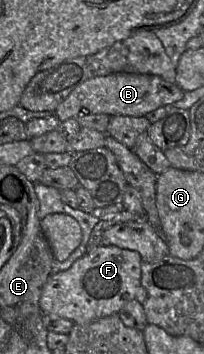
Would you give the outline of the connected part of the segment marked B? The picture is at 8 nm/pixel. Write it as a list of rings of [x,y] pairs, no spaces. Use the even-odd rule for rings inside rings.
[[[116,72],[87,79],[77,85],[57,106],[53,114],[60,122],[80,114],[107,114],[109,116],[145,116],[147,113],[179,101],[184,95],[175,83],[153,74]]]

